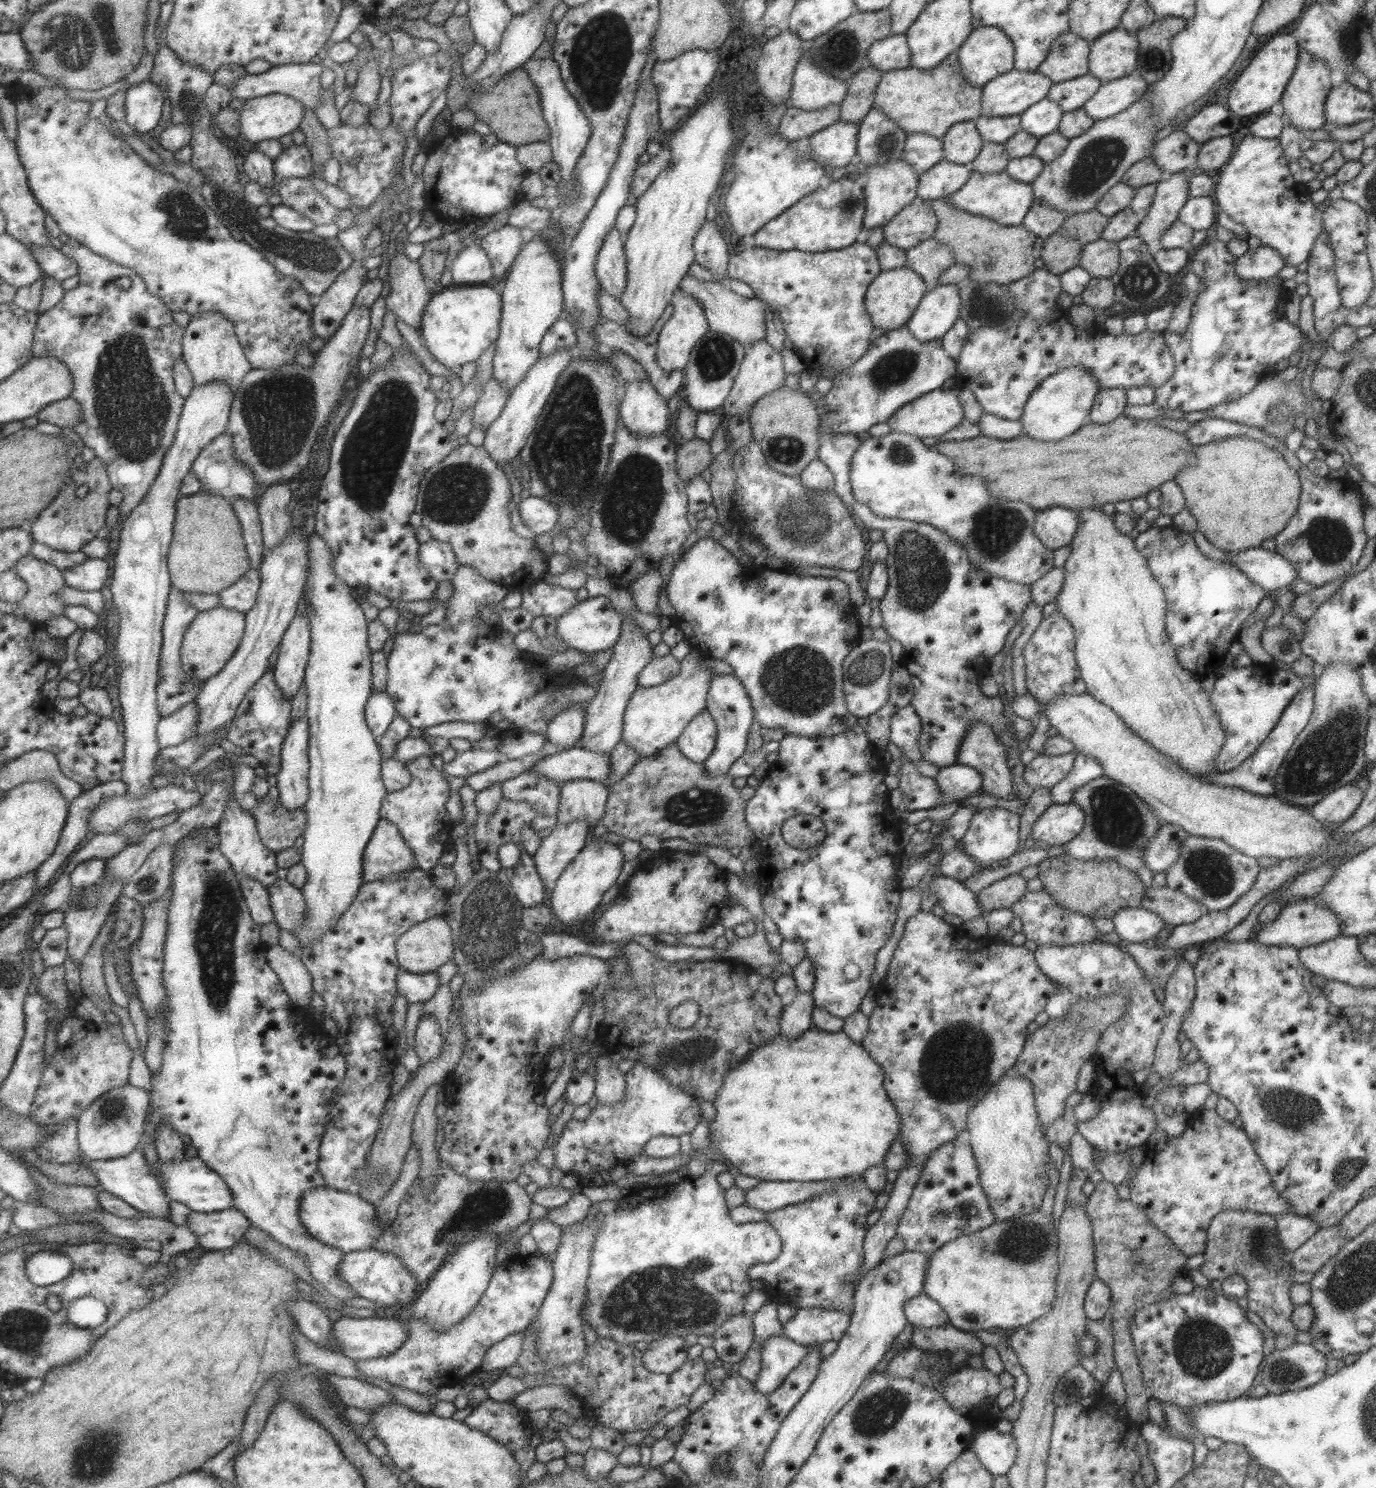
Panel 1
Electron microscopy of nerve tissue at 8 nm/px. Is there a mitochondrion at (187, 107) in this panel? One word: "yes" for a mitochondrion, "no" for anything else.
yes

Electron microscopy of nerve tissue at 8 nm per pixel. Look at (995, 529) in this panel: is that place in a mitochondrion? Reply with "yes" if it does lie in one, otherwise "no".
yes

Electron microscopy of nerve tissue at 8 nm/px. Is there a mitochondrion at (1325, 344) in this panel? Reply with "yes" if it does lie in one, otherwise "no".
no

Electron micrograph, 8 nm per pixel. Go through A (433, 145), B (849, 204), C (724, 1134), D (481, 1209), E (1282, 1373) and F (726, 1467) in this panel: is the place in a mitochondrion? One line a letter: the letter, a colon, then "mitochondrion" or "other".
A: other
B: mitochondrion
C: other
D: mitochondrion
E: mitochondrion
F: mitochondrion

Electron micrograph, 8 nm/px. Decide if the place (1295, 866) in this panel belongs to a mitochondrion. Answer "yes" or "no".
no

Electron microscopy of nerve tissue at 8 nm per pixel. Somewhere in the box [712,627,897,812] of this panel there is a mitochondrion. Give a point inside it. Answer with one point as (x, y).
(798, 680)

